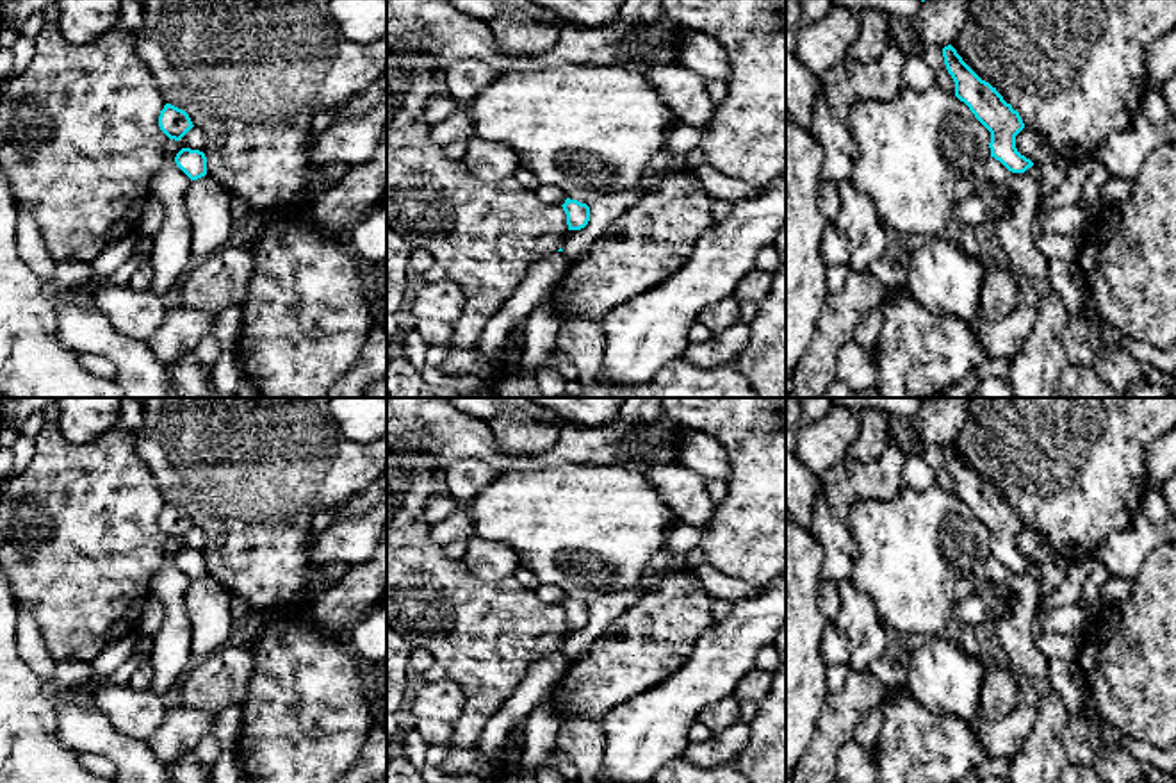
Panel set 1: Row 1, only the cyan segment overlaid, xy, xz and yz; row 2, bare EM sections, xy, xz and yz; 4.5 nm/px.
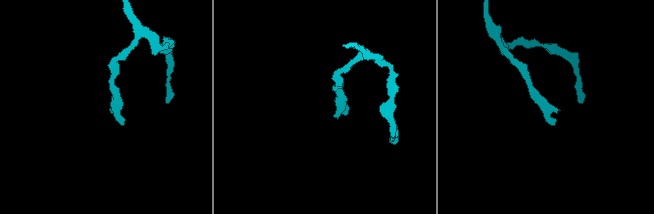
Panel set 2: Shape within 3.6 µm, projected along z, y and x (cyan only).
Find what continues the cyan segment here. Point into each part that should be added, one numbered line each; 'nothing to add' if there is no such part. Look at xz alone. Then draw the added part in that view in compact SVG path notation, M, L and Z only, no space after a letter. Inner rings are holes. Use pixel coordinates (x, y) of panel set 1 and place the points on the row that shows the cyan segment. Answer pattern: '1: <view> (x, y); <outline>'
nothing to add

